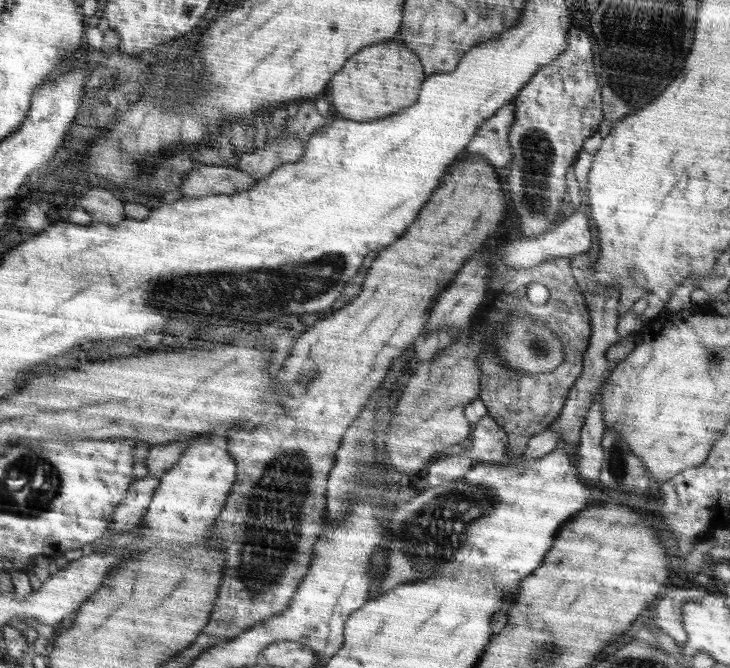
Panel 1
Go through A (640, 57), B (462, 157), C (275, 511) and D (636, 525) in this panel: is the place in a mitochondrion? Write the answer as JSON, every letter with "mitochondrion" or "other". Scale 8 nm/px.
{"A":"mitochondrion","B":"other","C":"mitochondrion","D":"other"}

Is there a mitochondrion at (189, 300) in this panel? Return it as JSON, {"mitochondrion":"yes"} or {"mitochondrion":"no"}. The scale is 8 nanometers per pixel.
{"mitochondrion":"yes"}

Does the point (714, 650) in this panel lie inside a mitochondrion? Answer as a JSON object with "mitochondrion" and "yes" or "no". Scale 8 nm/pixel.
{"mitochondrion":"no"}

